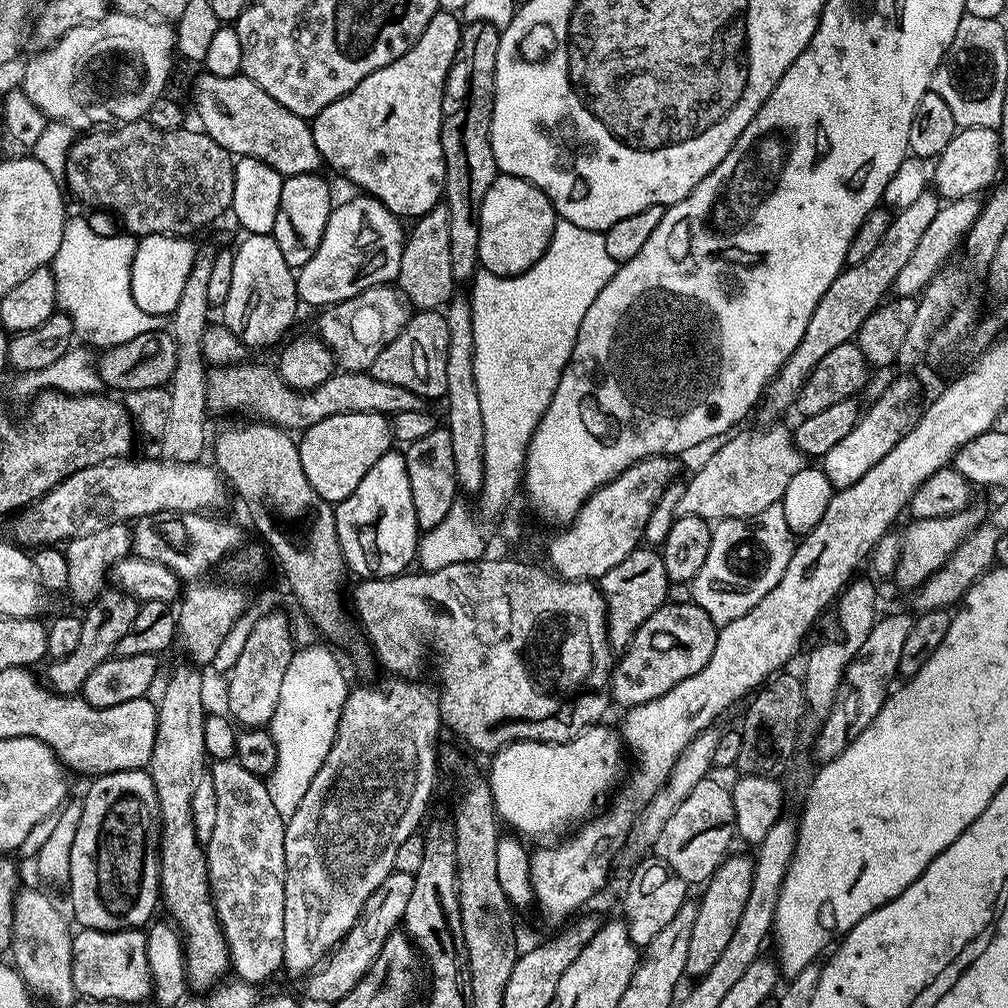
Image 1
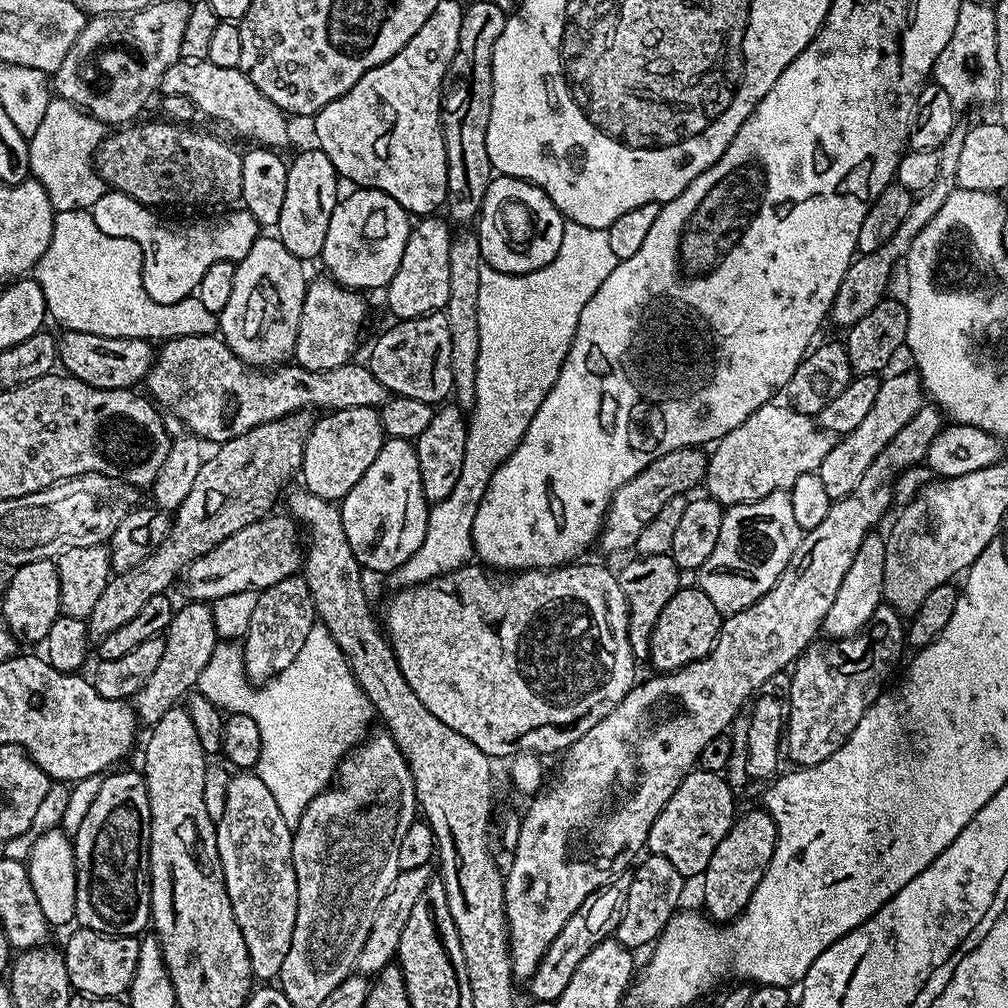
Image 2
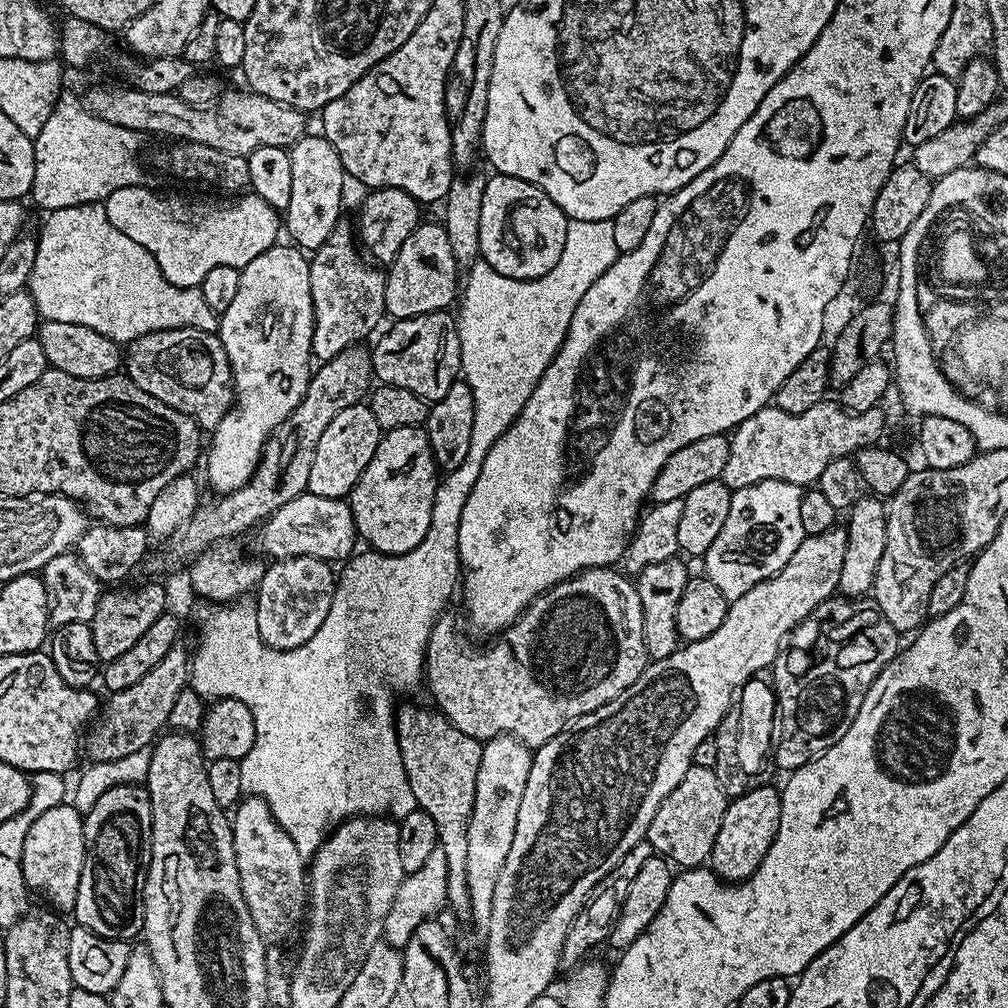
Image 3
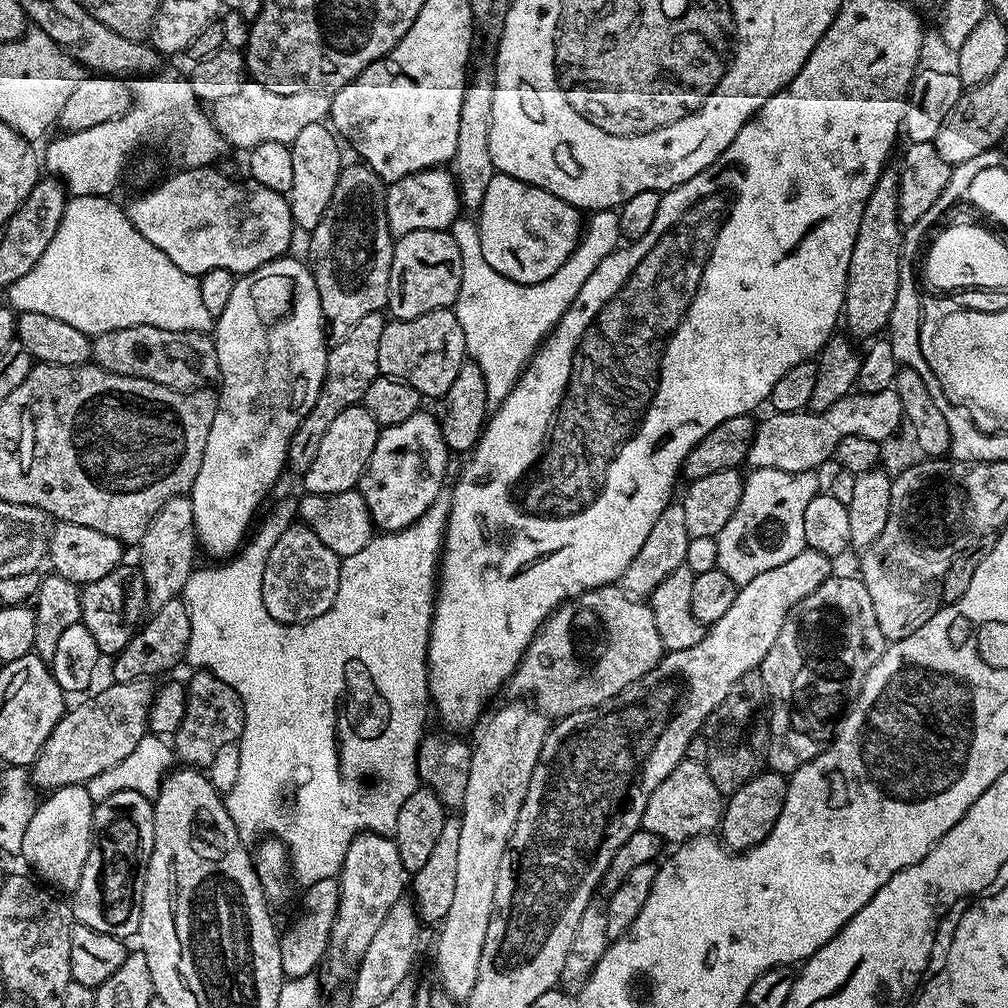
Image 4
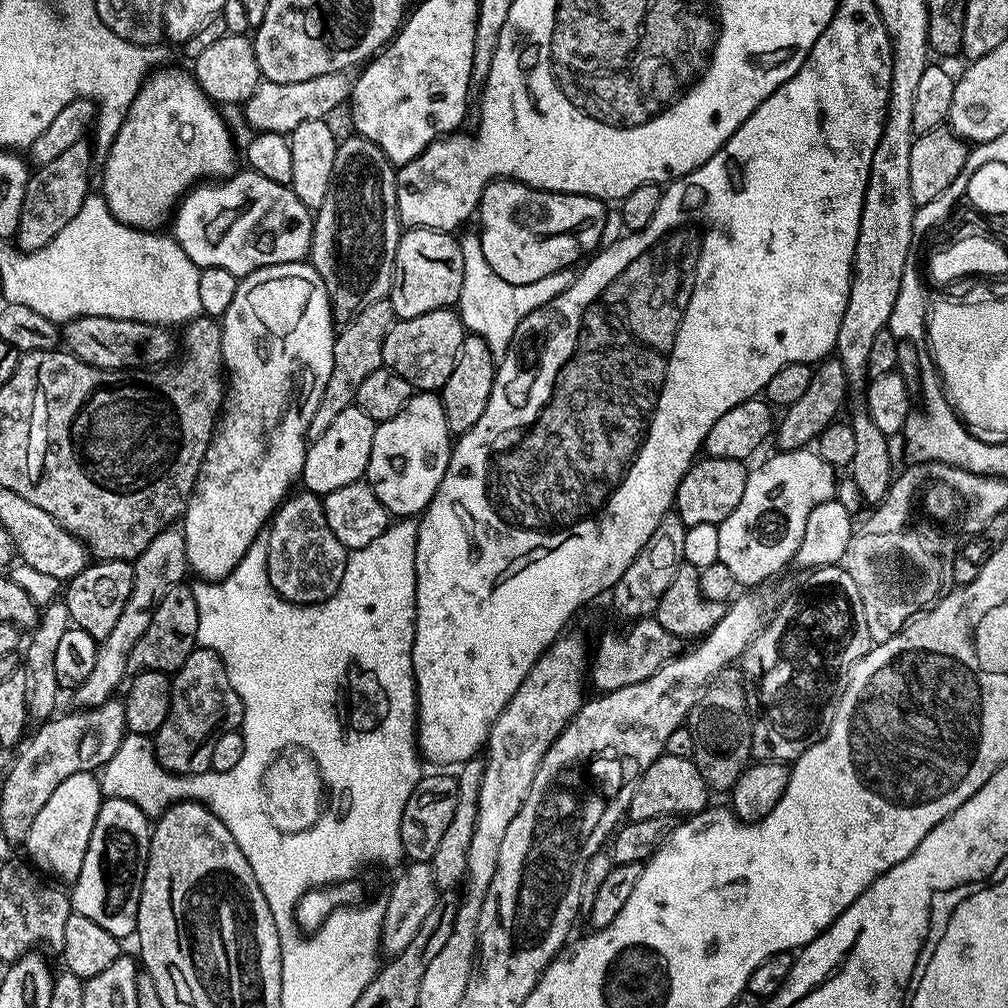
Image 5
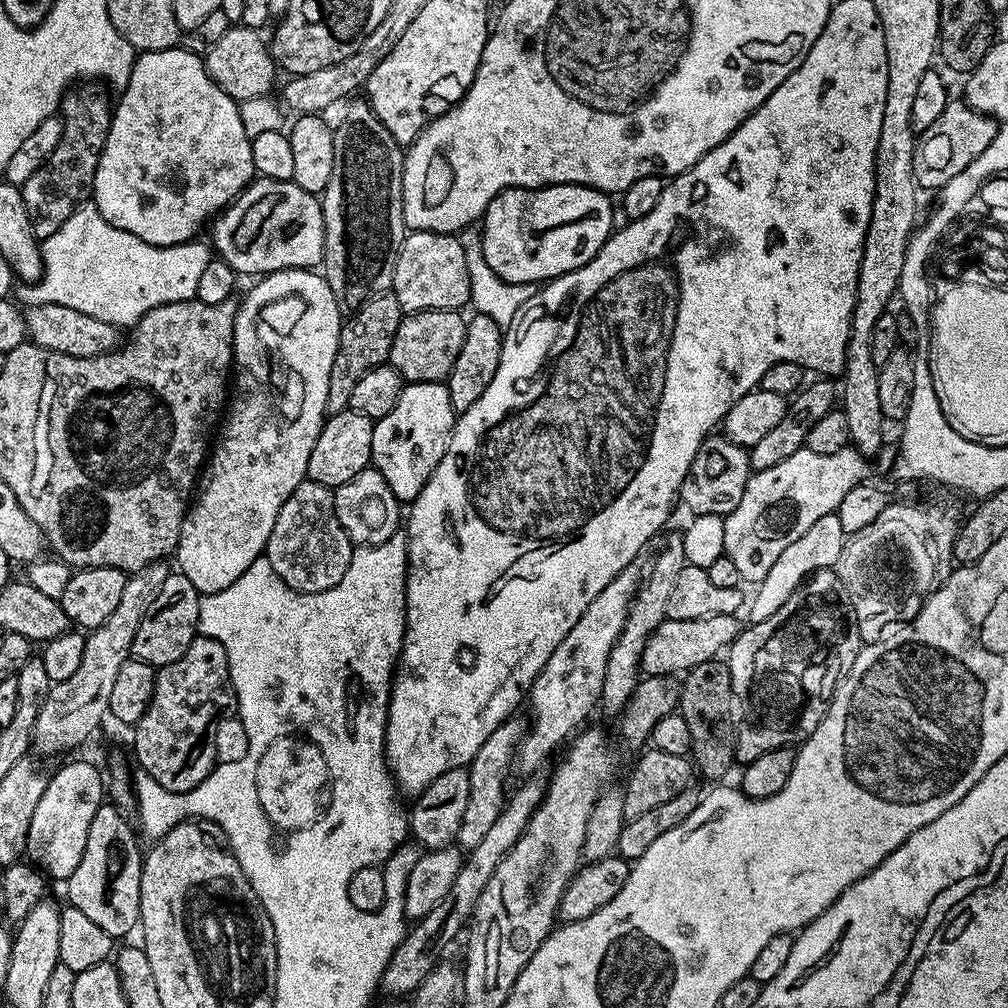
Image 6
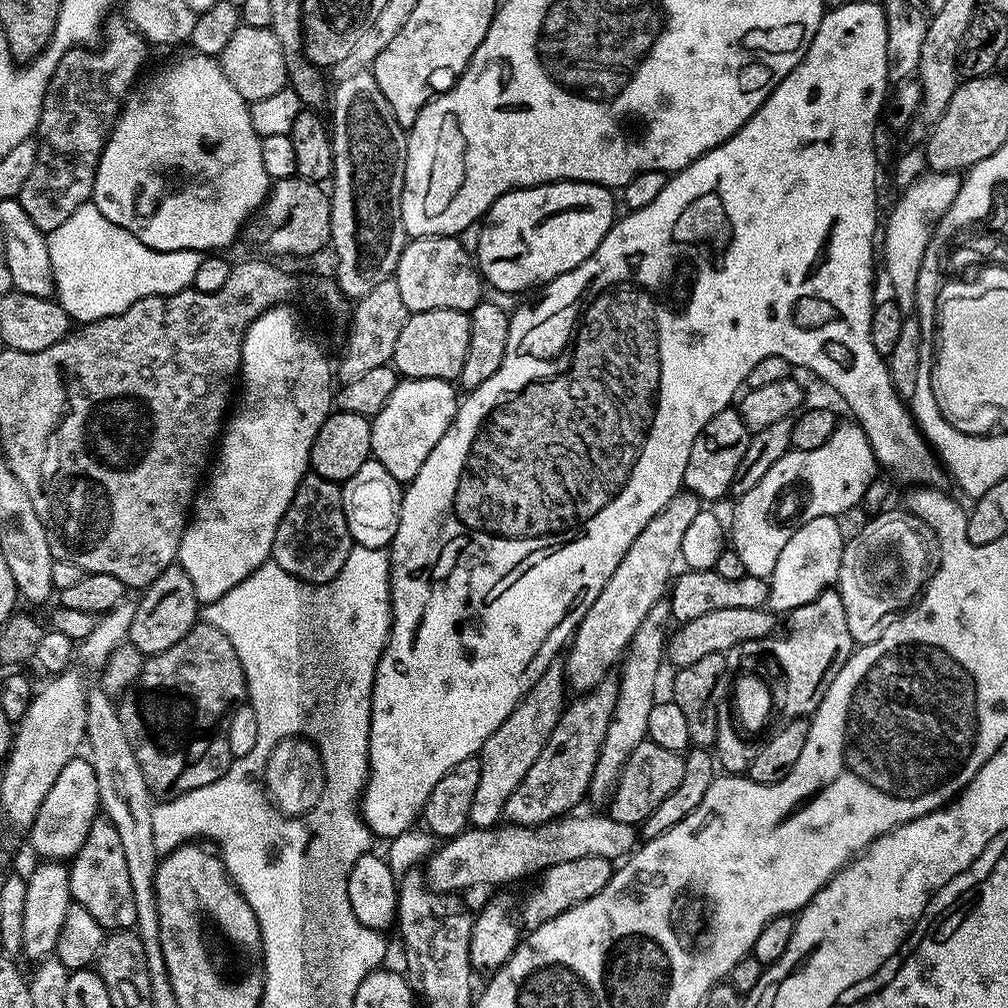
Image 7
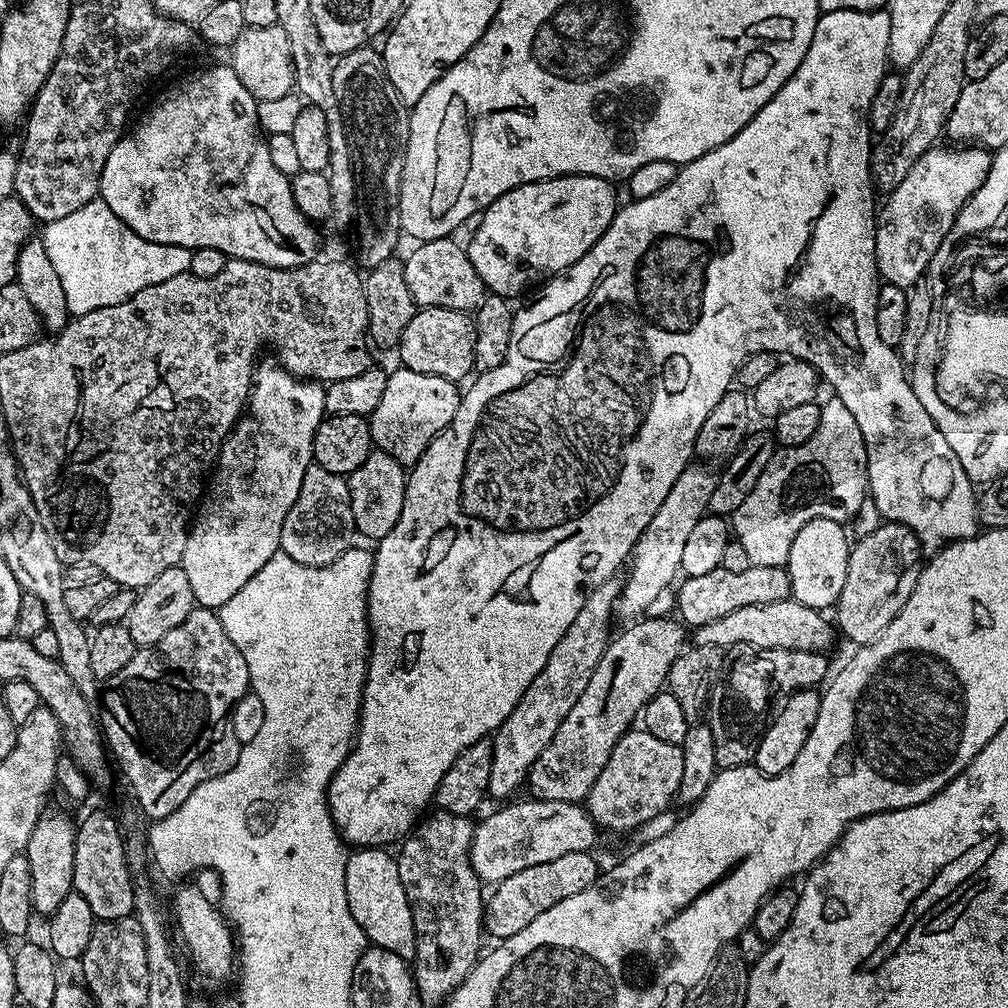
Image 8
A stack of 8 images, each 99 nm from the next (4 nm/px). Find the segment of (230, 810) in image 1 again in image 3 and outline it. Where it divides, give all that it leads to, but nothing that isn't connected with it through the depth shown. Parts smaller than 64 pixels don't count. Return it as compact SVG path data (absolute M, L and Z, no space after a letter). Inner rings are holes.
M245 795L231 813L230 823L238 878L242 882L242 894L246 898L250 918L254 918L254 926L265 945L280 944L296 927L301 927L306 916L306 858L298 854L298 846L290 842L290 834L278 826L270 806L266 806L262 798Z

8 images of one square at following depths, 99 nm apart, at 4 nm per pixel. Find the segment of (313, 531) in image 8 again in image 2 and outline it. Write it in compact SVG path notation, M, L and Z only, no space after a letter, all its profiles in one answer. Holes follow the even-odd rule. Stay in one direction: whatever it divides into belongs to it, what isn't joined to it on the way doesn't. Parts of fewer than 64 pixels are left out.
M303 575L287 576L282 582L274 582L274 586L263 589L250 617L248 632L242 637L244 672L249 681L267 682L286 670L286 666L298 658L298 650L302 650L315 623L316 607Z

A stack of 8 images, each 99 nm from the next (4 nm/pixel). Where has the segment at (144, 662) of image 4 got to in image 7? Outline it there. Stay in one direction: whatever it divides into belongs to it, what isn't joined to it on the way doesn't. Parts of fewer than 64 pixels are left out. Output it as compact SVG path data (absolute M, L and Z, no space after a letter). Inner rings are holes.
M178 566L162 570L162 574L158 574L158 578L143 589L141 596L144 597L135 601L134 622L130 622L127 643L133 644L145 658L162 654L162 650L170 650L174 642L182 642L202 612L200 599L194 594L194 582L190 582Z

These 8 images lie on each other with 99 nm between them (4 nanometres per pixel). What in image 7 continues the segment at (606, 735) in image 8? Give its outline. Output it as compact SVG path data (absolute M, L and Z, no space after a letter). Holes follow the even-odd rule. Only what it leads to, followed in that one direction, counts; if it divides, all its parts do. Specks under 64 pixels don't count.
M609 674L598 682L588 692L583 693L576 701L569 703L564 713L558 718L558 726L554 726L554 734L546 738L546 746L542 746L542 754L534 761L534 766L526 770L526 778L518 782L518 790L506 798L503 819L513 824L521 824L523 828L536 828L539 824L548 824L551 820L558 820L561 816L571 813L581 803L585 803L590 778L594 774L594 766L598 762L598 754L602 750L602 742L606 742L606 729L610 727L610 718L614 714L614 706L618 702L619 679Z

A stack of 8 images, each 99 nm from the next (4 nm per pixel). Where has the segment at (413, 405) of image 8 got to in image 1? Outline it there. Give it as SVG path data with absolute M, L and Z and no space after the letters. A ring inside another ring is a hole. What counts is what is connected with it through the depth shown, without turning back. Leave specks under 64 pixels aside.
M389 450L366 470L366 478L358 482L354 494L350 494L335 505L336 530L338 542L344 555L345 565L357 572L360 578L375 578L378 576L399 576L409 571L408 564L418 556L418 529L414 514L414 498L410 498L410 474L406 474L406 462L403 451Z

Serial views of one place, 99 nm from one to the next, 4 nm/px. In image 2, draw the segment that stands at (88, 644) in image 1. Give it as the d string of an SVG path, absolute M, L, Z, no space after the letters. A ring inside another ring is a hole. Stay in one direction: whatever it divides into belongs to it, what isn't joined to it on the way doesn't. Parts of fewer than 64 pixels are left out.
M311 411L295 412L274 422L254 426L254 430L219 445L215 449L216 453L213 456L209 455L204 465L198 470L194 478L194 486L190 486L190 494L186 494L186 498L174 510L168 539L162 542L162 546L153 550L145 560L138 562L138 566L125 572L117 572L109 579L106 590L102 590L94 610L86 617L89 641L105 640L110 634L114 634L114 630L118 630L118 626L126 626L126 622L130 622L130 618L134 618L134 614L138 614L138 610L142 610L142 606L150 602L150 598L165 595L169 591L168 587L172 583L172 587L177 583L186 565L194 562L202 554L214 550L214 546L230 538L230 534L238 534L242 526L250 526L250 522L263 520L269 515L275 509L272 507L275 506L280 491L282 496L285 489L289 487L287 484L295 476L297 479L298 473L304 467L304 451L313 423L314 416Z

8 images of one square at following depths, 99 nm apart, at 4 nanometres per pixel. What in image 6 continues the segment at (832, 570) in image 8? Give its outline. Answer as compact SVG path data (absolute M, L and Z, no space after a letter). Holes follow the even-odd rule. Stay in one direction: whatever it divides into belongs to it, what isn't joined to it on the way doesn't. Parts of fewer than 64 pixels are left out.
M834 514L818 518L818 522L814 522L814 526L810 526L810 530L806 530L806 534L802 534L802 538L790 542L790 546L786 546L786 550L782 550L778 562L774 562L774 566L770 566L770 574L766 574L766 578L759 581L757 588L760 589L757 590L753 600L751 597L750 607L747 609L747 612L749 611L747 619L754 624L766 622L766 618L770 618L770 614L774 614L774 610L783 606L813 572L820 572L823 568L835 569L838 558L842 554L845 539L846 533L842 530L842 522L838 522L838 518Z

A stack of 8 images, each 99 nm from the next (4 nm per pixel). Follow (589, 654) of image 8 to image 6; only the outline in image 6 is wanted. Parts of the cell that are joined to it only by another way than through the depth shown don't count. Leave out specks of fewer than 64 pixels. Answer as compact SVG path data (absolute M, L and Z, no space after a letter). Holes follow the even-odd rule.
M520 718L508 720L498 726L498 730L494 730L494 734L486 738L486 742L482 742L478 754L474 754L472 763L467 765L470 774L470 802L466 802L466 814L462 814L462 826L458 826L455 839L461 849L478 846L478 842L482 842L483 836L494 826L494 822L498 822L498 814L504 809L506 801L504 787L508 784L508 771L514 768L516 753L525 731L525 721L520 721Z

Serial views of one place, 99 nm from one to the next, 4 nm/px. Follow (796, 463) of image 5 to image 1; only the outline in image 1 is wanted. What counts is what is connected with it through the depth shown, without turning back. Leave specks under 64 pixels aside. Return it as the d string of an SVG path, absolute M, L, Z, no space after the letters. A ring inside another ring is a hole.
M780 503L766 506L762 514L754 514L749 520L730 518L715 521L710 542L710 554L706 554L706 562L702 562L702 570L698 570L695 580L691 581L691 599L699 608L706 610L710 618L718 626L734 622L734 618L742 618L782 578L786 566L792 557L794 534L790 526L786 526L786 514Z

